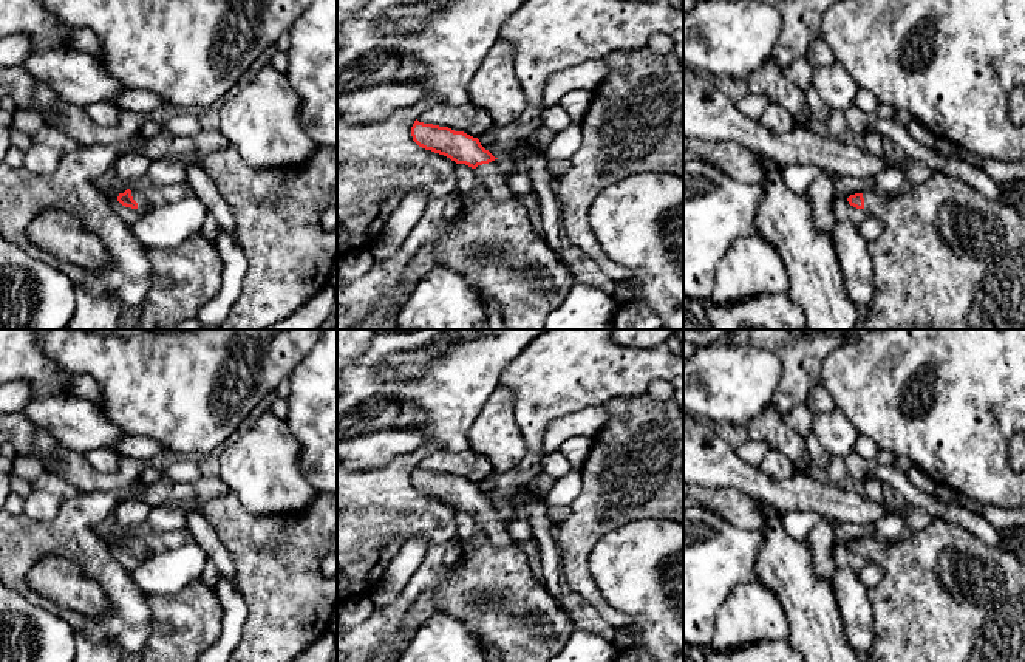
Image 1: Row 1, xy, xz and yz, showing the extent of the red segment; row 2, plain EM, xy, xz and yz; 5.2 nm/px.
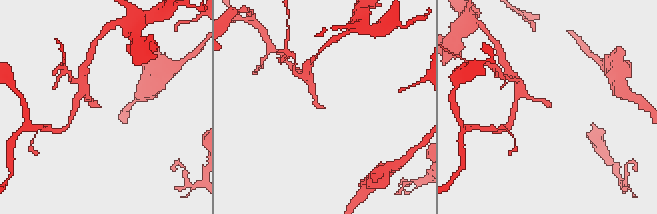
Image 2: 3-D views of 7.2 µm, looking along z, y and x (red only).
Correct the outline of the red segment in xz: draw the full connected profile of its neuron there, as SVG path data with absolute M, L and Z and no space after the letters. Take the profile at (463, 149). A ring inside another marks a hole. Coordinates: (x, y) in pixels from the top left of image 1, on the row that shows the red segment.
M424 124L411 127L413 141L456 164L475 170L475 186L464 195L461 217L439 241L424 247L402 272L394 294L383 297L373 311L351 329L397 329L397 311L416 285L434 268L445 266L459 272L481 299L495 299L506 329L544 329L546 320L567 297L575 282L572 269L555 255L546 238L533 230L524 204L509 187L510 172L485 150L478 138L448 127Z

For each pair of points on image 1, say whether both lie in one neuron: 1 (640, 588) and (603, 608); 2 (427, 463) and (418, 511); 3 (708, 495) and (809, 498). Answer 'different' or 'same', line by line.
1: different
2: different
3: different

